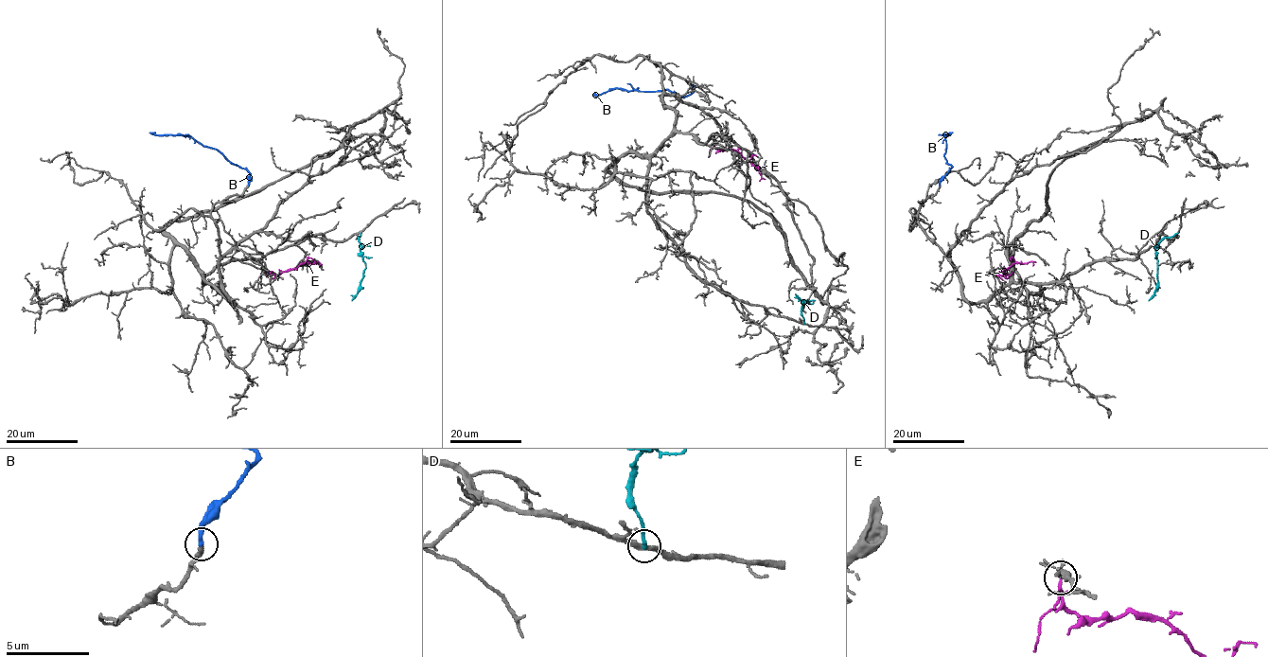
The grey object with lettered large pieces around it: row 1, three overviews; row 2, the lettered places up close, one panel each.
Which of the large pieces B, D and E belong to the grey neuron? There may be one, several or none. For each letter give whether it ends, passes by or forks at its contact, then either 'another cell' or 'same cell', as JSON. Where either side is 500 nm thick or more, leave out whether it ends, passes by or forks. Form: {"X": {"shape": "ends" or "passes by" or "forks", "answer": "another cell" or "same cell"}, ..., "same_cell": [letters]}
{"B": {"shape": "ends", "answer": "same cell"}, "D": {"shape": "ends", "answer": "another cell"}, "E": {"shape": "forks", "answer": "same cell"}, "same_cell": ["B", "E"]}

